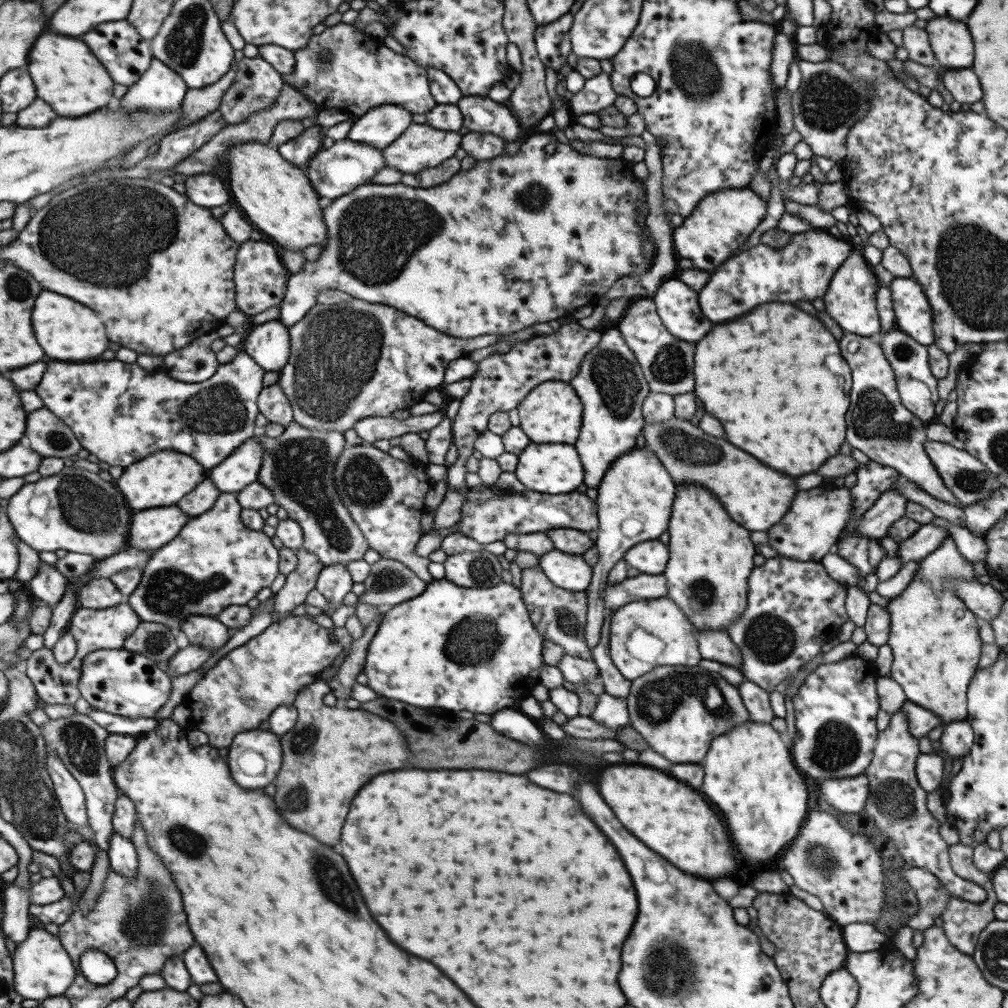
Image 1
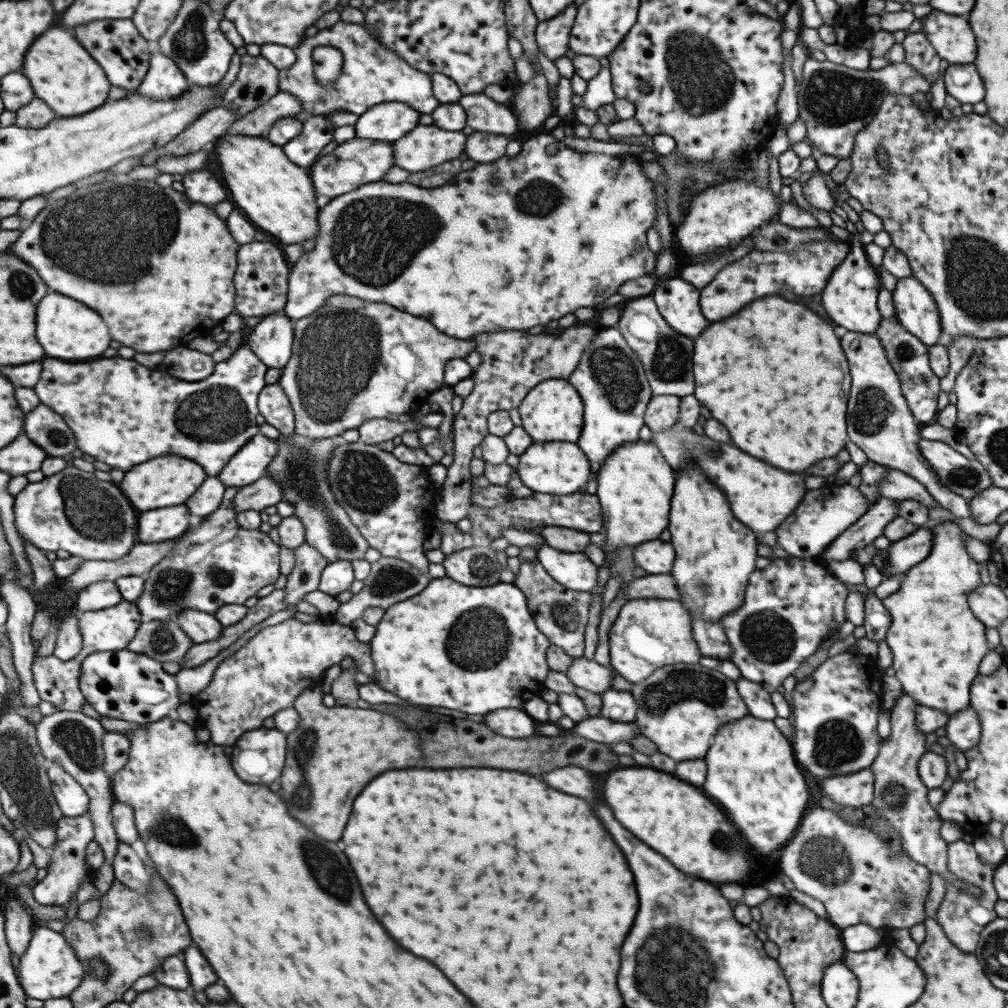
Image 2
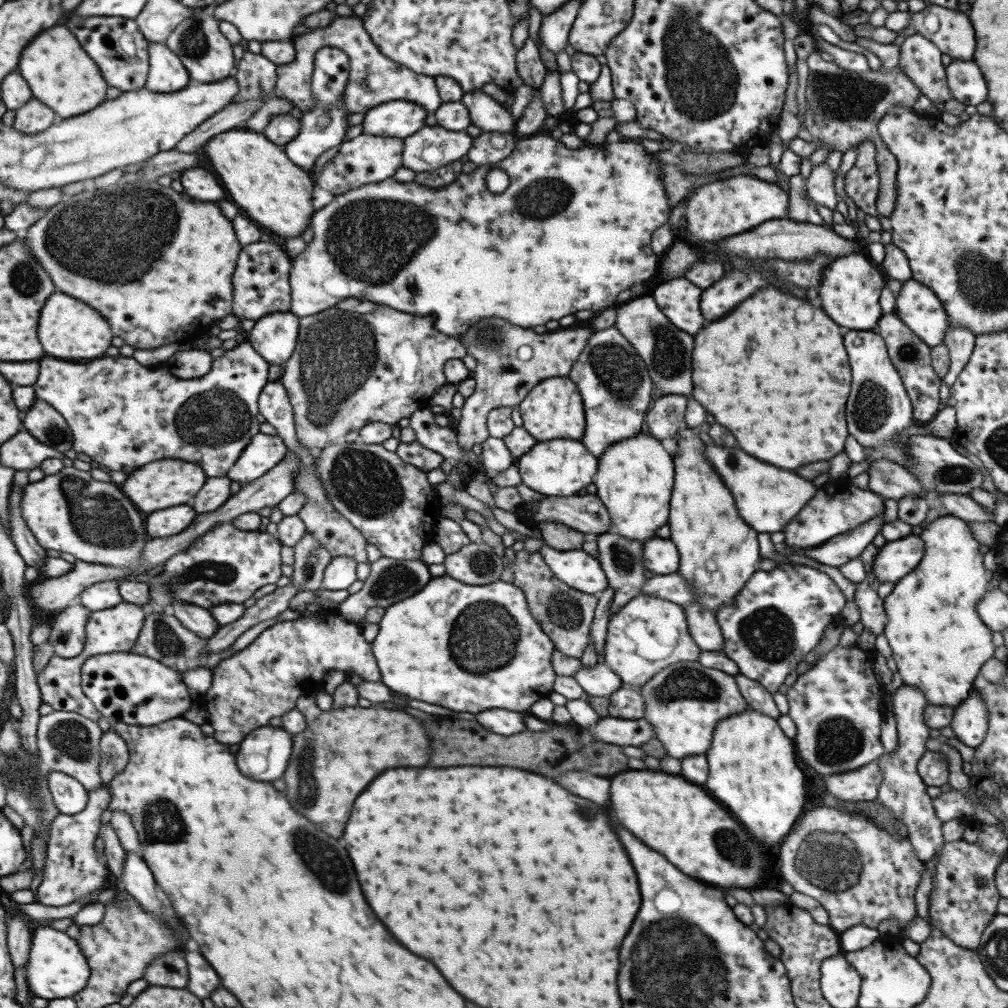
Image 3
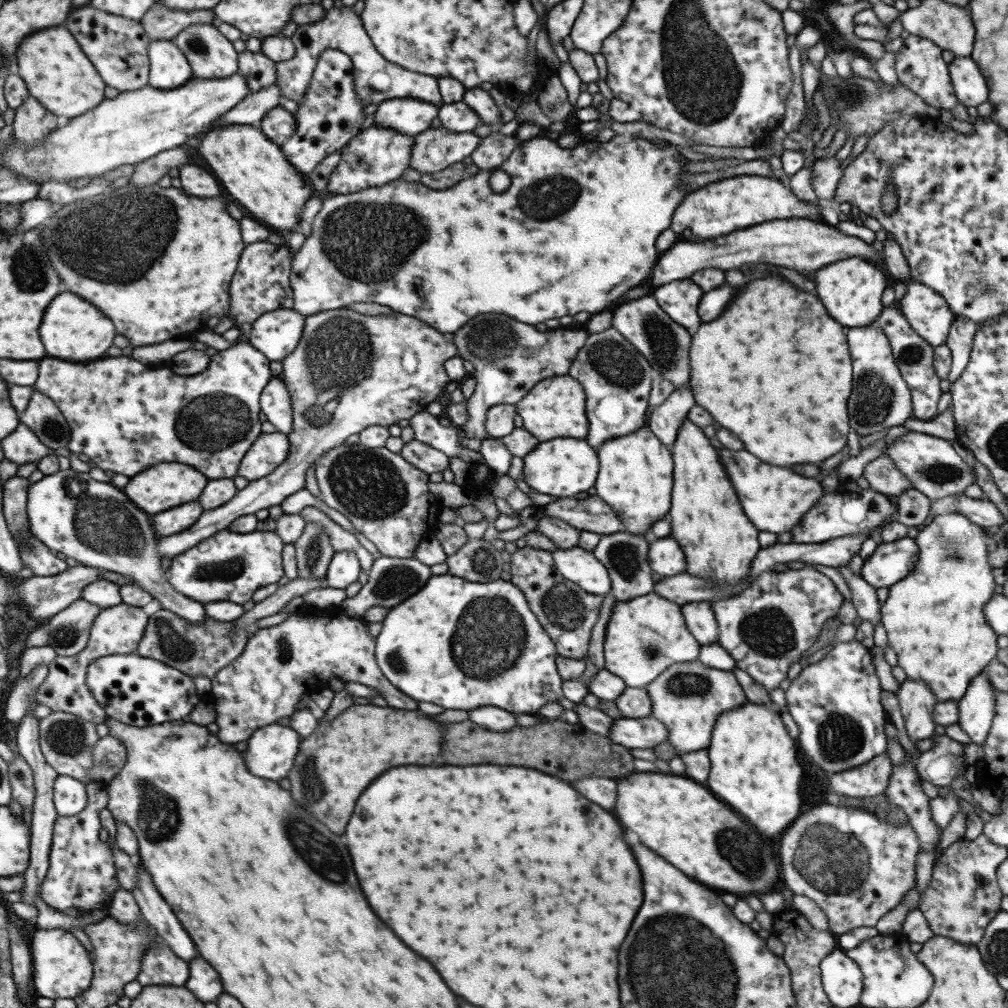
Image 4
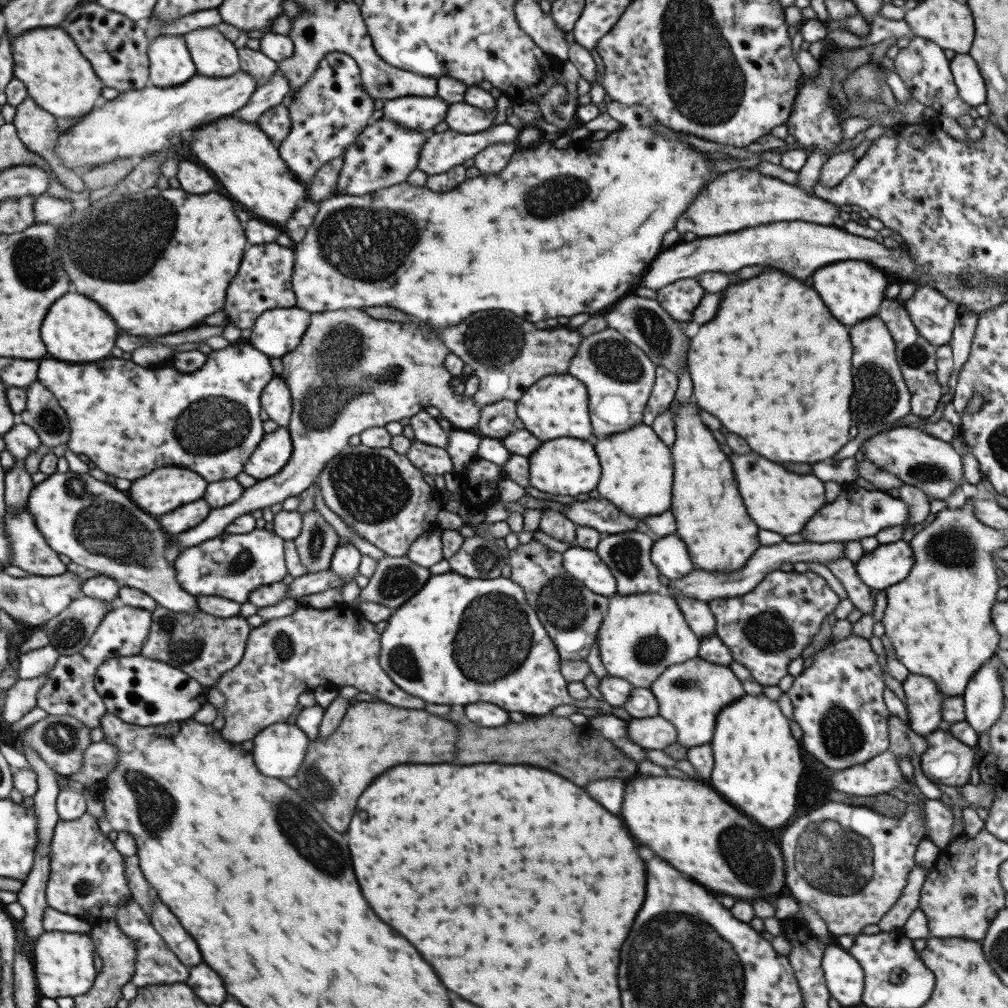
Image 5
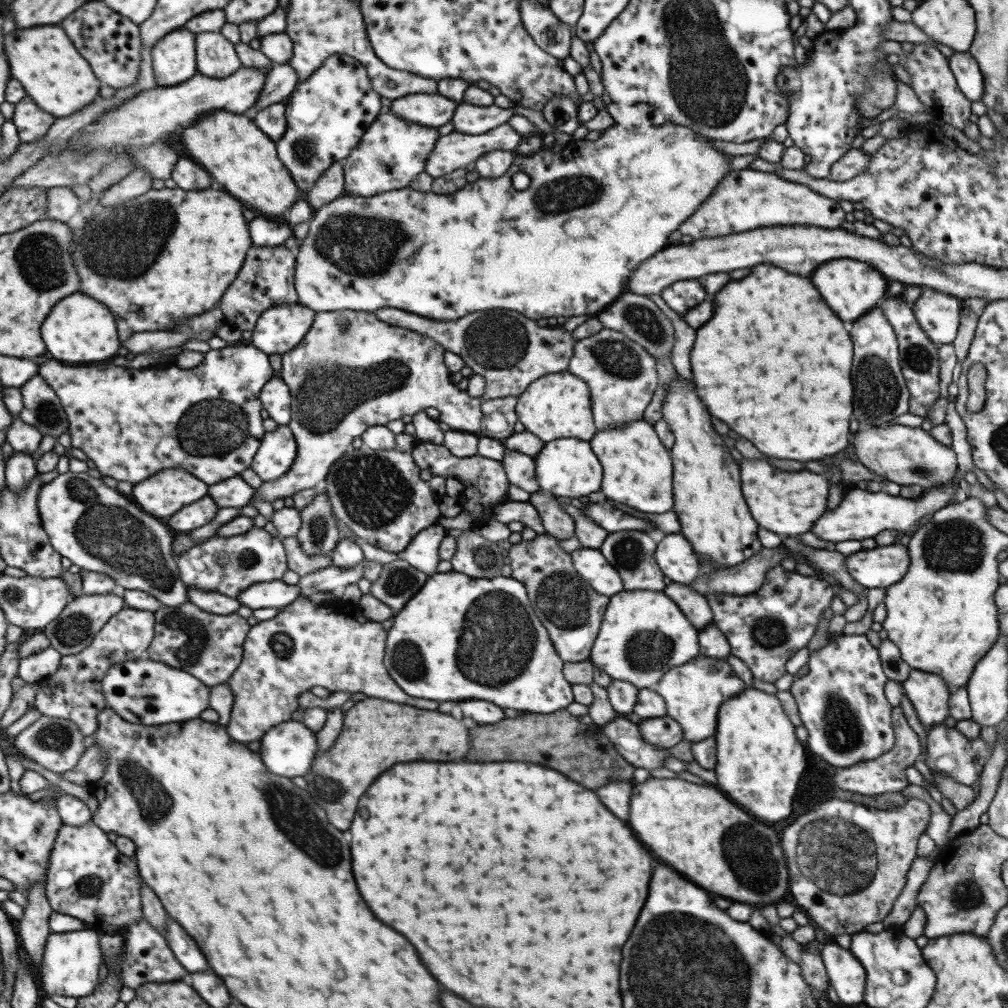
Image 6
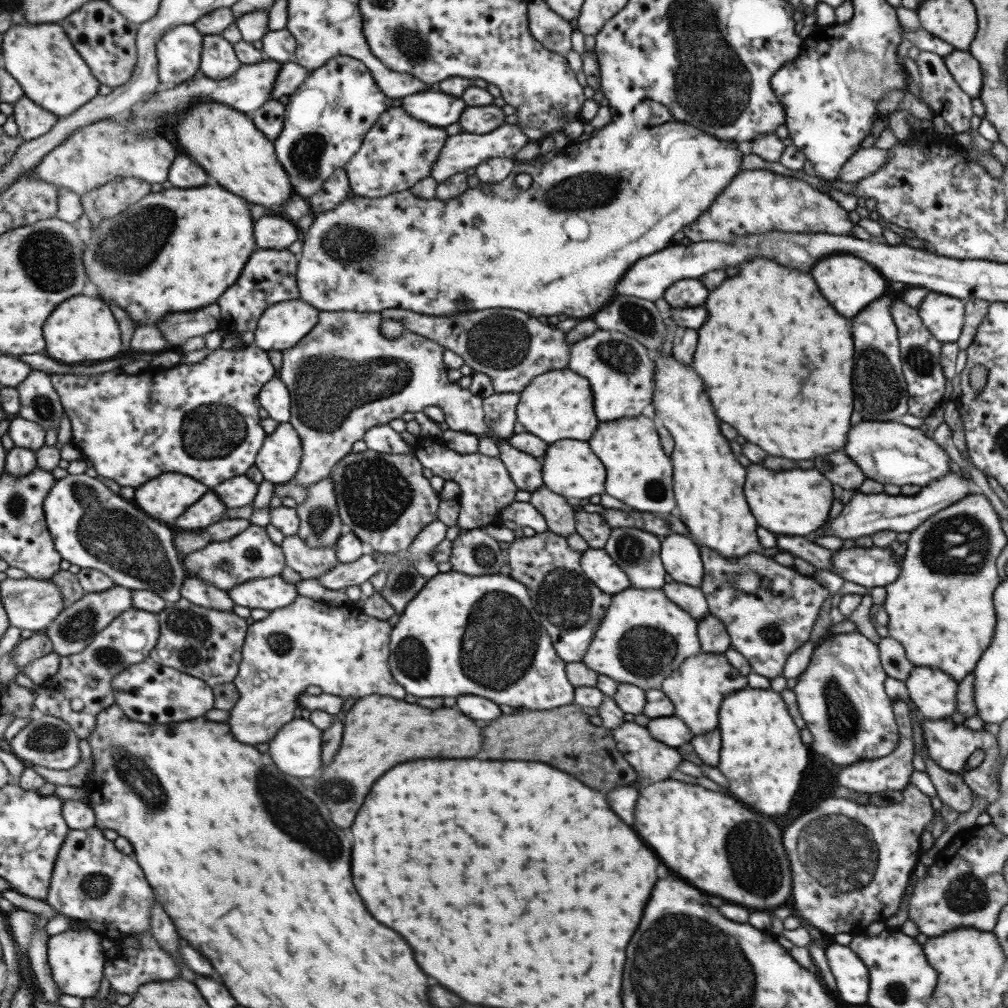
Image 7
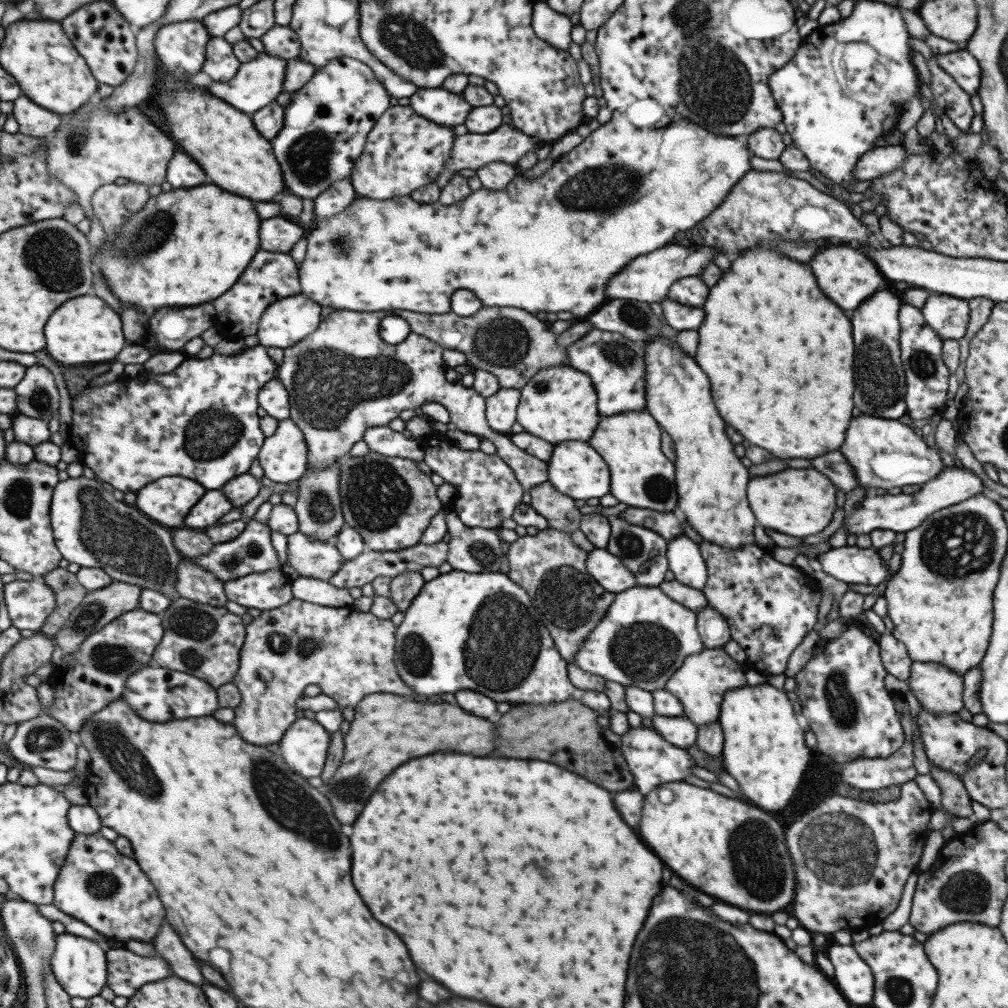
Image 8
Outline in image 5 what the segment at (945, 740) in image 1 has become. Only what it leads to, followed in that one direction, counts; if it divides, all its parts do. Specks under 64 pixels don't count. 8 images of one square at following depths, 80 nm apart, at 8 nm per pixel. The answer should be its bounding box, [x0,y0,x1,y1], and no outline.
[964,655,1004,736]

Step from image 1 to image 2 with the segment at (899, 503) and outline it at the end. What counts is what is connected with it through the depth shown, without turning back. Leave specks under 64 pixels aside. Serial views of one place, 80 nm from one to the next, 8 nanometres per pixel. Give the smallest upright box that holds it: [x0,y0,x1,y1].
[818,497,898,563]

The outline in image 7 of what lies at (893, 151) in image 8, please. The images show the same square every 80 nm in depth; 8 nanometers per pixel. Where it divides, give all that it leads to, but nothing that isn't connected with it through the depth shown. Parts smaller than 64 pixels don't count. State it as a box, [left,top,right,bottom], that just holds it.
[837,144,888,183]

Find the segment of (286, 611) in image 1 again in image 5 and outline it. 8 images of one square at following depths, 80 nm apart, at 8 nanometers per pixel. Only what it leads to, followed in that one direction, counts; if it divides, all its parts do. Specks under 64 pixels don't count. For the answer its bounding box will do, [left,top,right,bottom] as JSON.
[292,508,338,573]

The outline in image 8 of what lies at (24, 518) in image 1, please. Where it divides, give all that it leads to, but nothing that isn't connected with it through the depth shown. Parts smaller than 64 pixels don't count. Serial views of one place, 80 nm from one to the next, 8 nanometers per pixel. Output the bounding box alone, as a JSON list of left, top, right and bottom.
[49,475,181,598]

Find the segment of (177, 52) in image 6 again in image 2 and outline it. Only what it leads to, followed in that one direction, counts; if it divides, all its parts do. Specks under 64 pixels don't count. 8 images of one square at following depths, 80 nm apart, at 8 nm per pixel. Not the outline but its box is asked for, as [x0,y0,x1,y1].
[135,47,189,101]

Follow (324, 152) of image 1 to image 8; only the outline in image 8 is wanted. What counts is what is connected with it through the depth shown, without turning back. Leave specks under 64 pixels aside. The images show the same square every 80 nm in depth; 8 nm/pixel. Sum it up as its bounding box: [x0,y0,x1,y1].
[349,106,454,200]

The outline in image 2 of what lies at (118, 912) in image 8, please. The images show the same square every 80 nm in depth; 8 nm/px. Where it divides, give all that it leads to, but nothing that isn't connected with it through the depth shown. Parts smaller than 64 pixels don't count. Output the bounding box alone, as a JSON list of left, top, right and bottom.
[31,811,93,906]

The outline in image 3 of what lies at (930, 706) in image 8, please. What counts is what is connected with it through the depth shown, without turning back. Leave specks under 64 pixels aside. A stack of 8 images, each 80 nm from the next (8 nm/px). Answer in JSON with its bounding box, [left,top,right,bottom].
[875,684,944,863]

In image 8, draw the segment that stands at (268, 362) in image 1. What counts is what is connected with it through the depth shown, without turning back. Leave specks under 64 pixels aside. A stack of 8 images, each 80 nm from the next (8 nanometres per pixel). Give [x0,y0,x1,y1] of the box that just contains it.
[256,294,323,348]

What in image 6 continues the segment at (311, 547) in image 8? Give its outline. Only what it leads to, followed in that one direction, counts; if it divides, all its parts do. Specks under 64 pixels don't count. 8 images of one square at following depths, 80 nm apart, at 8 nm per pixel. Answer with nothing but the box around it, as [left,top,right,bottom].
[281,537,332,577]

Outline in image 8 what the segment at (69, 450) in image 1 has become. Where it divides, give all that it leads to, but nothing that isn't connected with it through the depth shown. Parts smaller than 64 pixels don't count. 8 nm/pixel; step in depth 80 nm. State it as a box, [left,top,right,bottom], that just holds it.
[13,365,59,420]

